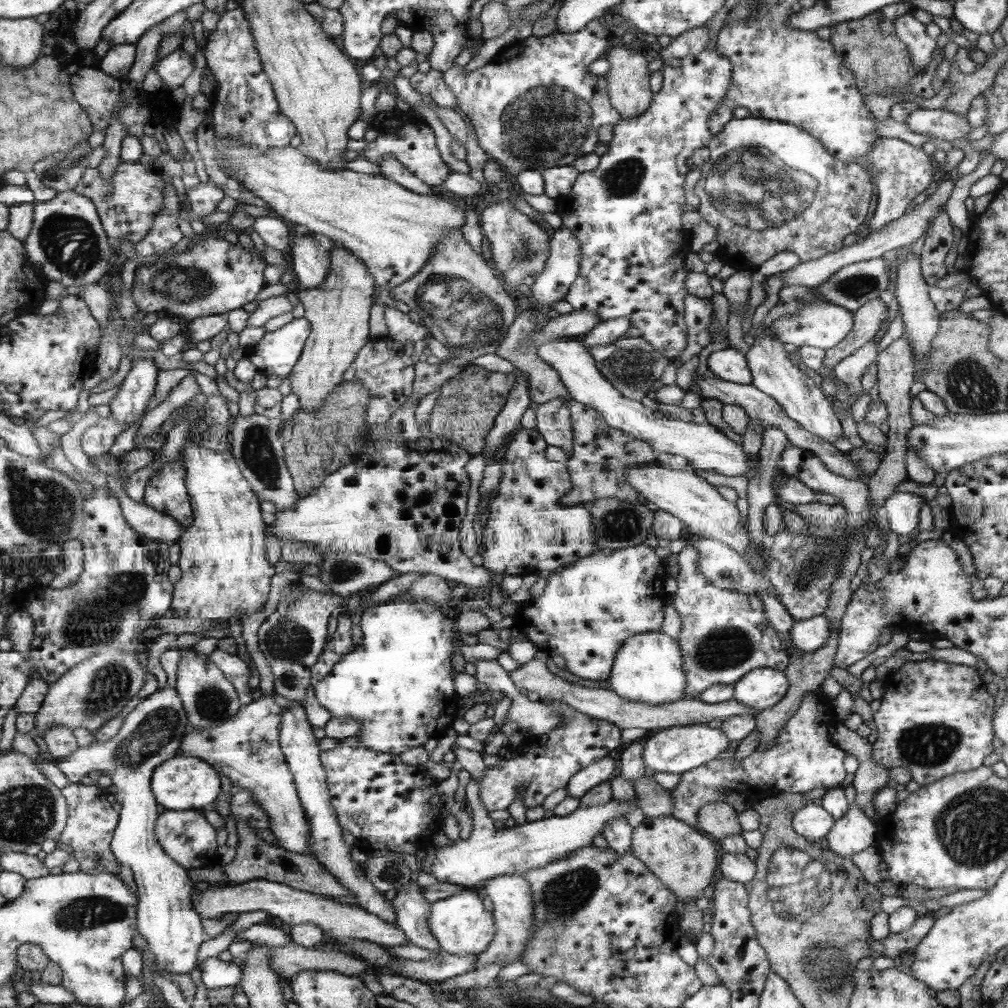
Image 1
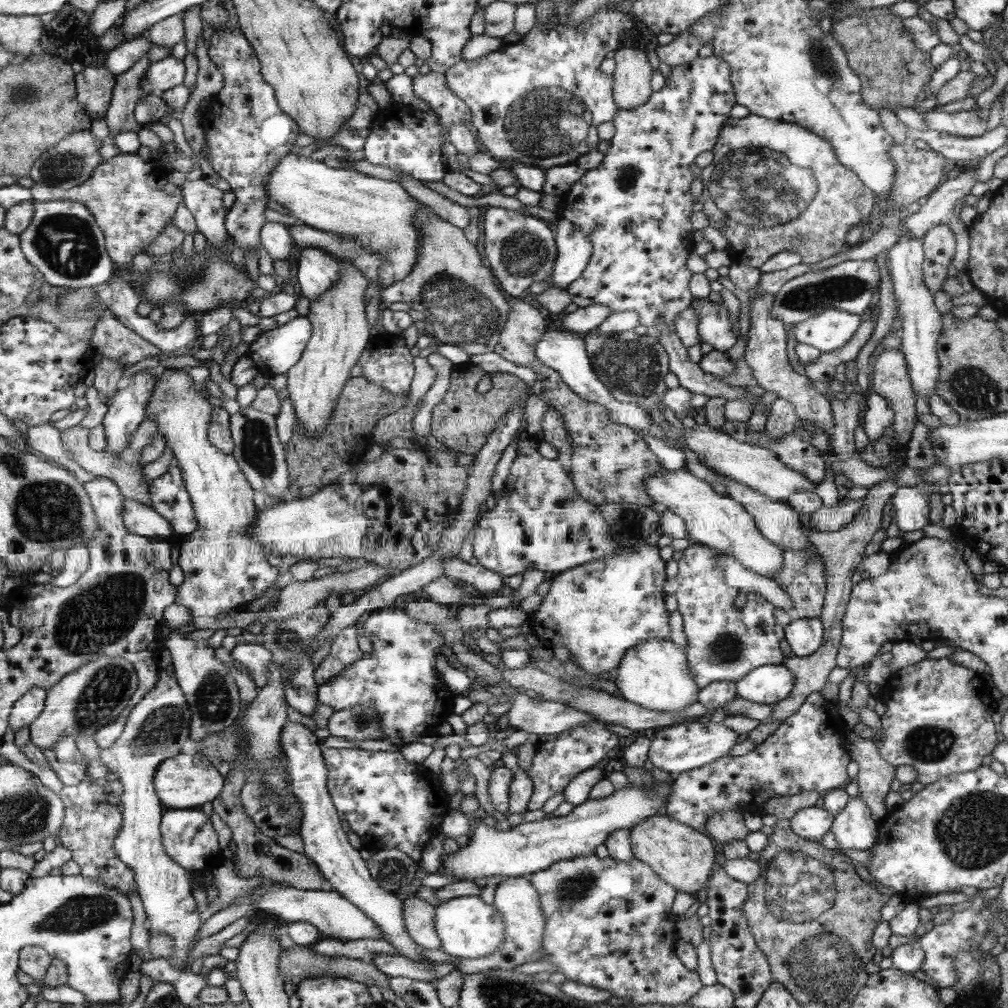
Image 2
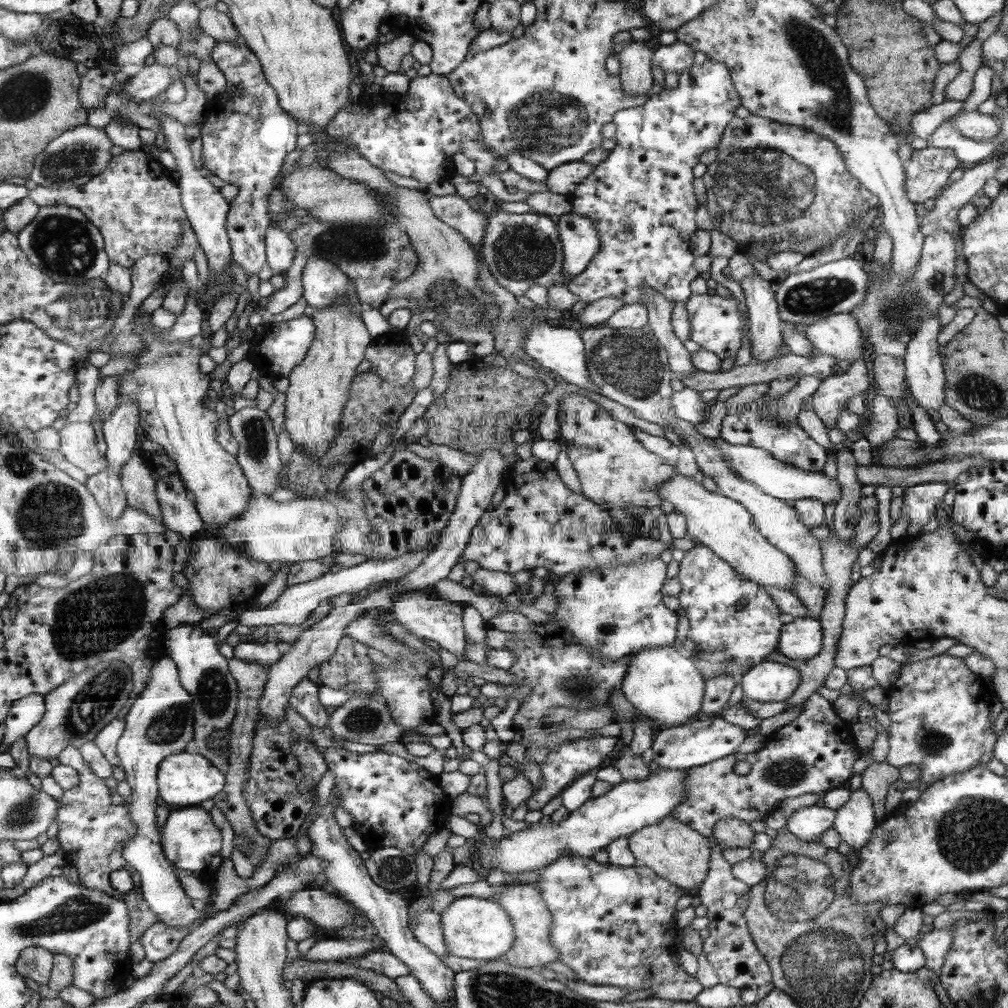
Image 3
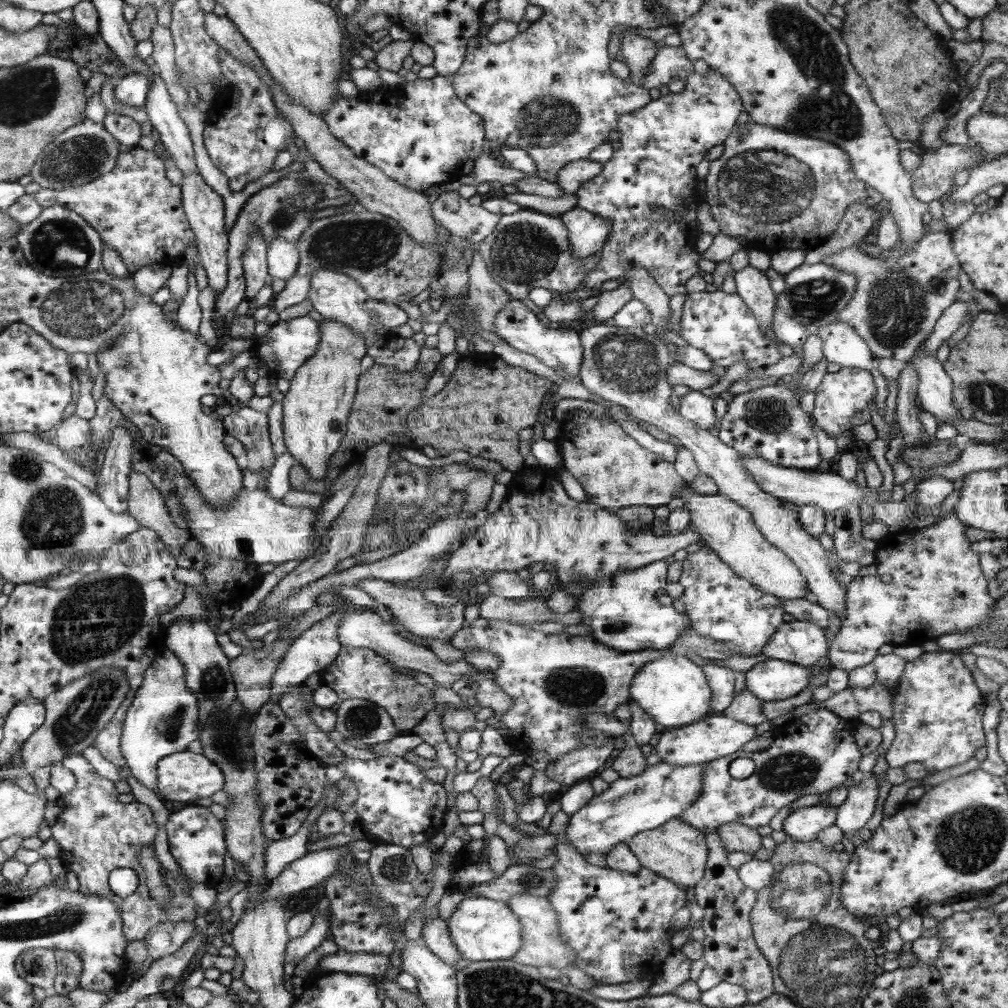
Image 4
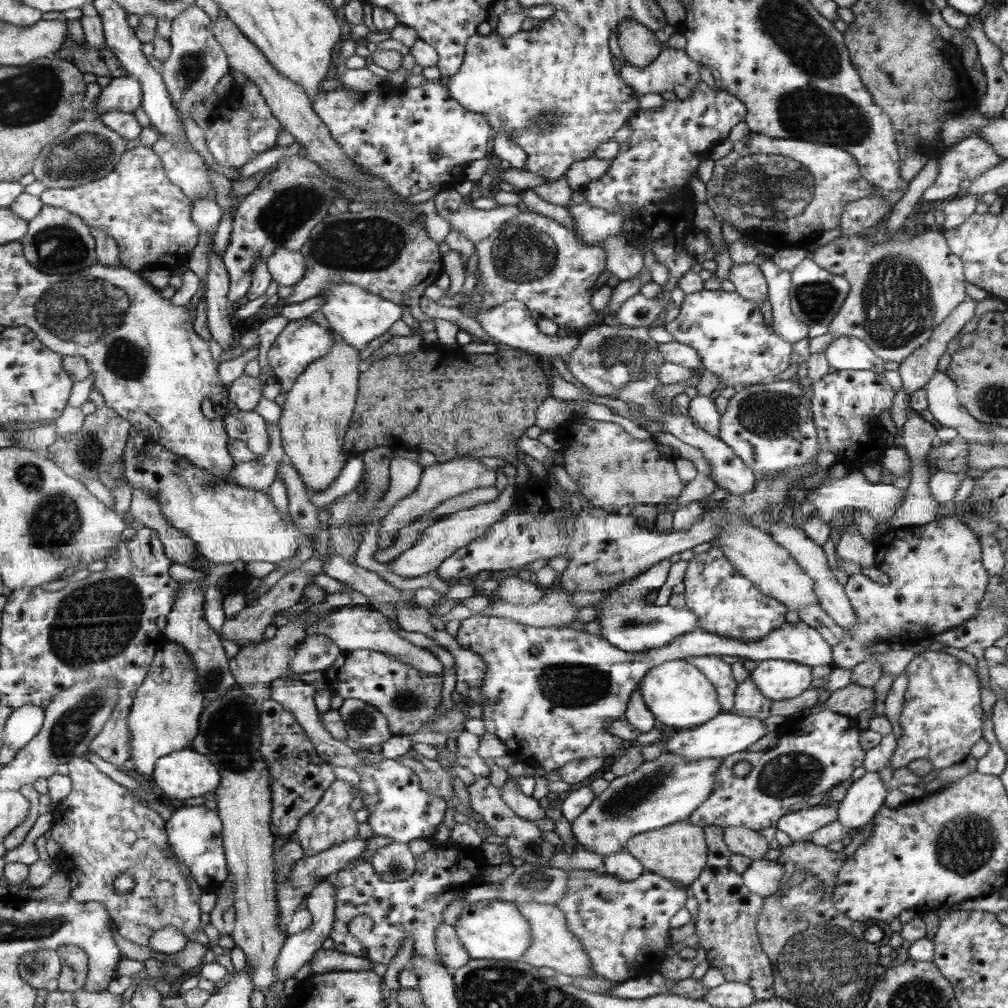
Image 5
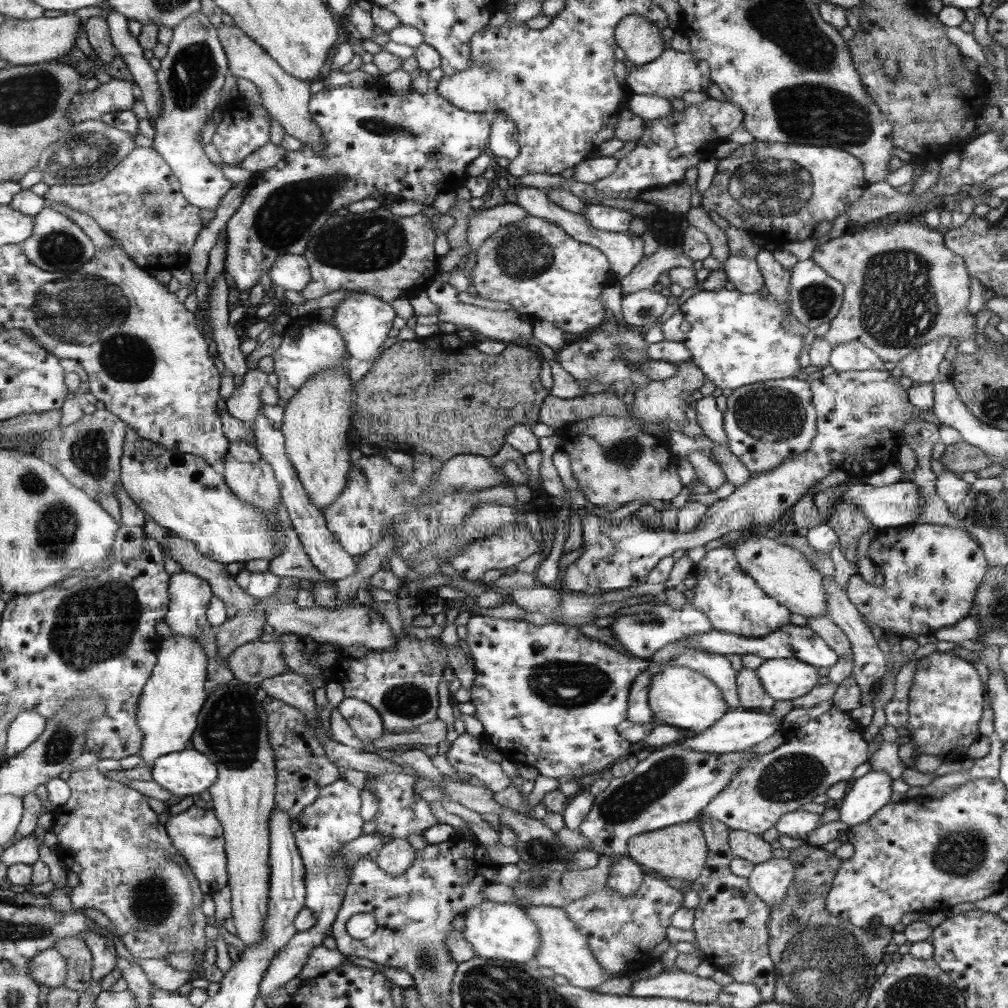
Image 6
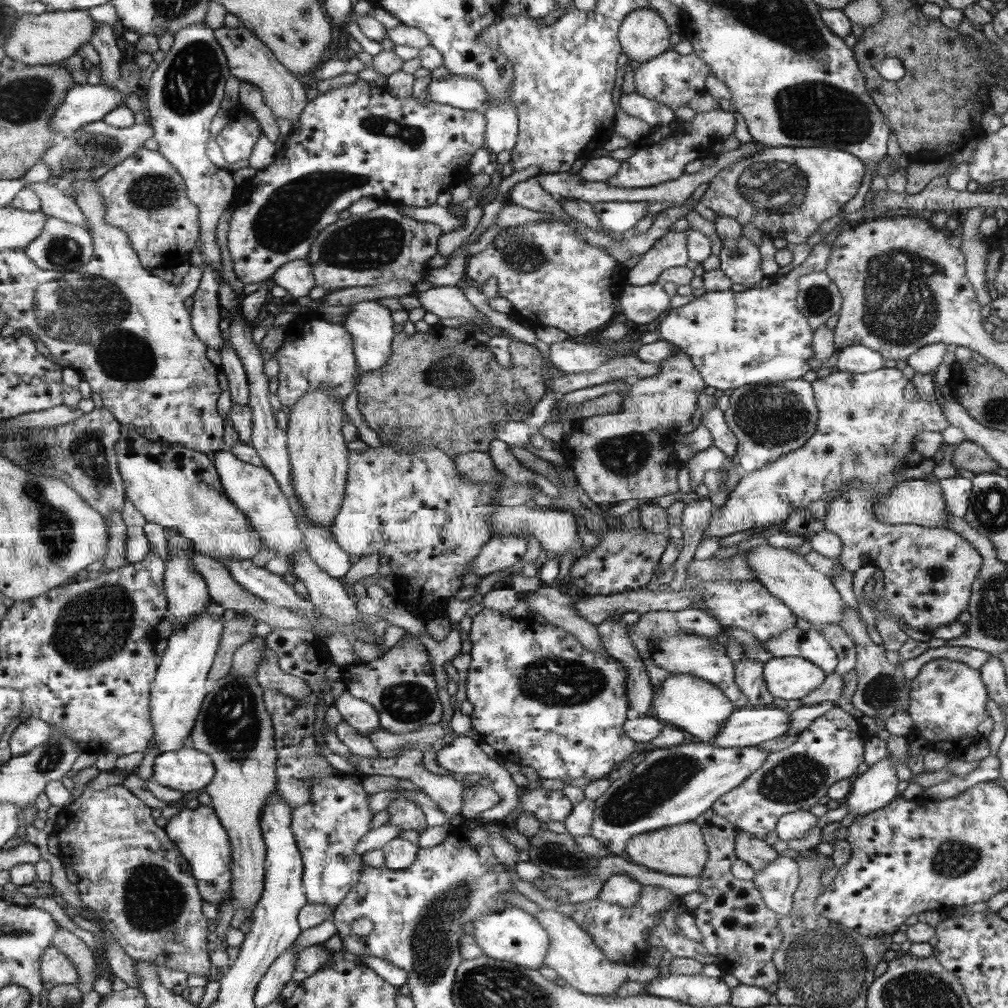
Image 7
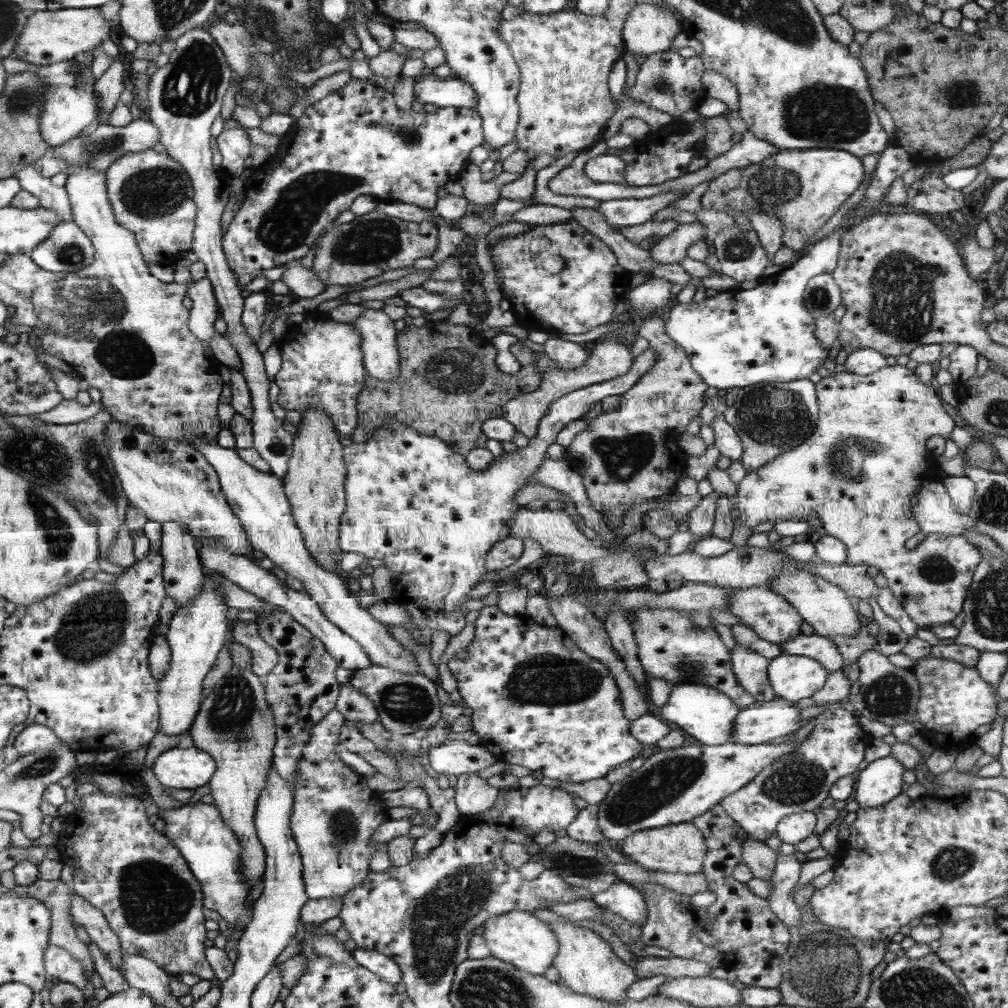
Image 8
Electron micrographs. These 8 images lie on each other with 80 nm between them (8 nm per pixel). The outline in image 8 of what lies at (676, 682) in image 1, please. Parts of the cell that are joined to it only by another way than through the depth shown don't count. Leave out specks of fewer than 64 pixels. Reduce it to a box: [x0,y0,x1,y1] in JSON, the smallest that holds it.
[655,682,741,746]

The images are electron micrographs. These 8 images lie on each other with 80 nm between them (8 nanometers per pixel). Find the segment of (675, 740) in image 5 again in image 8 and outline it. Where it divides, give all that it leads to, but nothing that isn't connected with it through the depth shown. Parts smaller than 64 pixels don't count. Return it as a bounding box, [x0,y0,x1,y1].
[730,699,803,744]

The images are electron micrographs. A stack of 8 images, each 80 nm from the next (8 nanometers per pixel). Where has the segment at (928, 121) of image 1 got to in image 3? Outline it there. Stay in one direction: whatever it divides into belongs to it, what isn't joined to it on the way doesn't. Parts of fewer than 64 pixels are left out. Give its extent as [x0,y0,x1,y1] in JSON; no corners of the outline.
[947,112,1001,142]

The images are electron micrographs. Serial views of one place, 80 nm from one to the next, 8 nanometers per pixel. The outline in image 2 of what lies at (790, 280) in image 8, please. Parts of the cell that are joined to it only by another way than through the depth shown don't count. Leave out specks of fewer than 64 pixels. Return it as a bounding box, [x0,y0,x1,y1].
[694,299,738,353]

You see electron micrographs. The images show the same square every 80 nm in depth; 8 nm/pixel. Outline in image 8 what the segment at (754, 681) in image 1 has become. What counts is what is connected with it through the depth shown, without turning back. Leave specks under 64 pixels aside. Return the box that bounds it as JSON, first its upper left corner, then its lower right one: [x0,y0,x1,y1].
[767,653,829,703]

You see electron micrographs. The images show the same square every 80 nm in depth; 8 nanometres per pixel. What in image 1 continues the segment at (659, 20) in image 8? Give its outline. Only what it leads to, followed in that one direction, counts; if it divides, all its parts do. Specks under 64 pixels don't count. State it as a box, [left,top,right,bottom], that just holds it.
[604,41,653,120]

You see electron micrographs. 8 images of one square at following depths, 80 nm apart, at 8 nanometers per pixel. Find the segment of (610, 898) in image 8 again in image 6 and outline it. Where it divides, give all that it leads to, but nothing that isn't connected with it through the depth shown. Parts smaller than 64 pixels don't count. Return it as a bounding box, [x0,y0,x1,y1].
[606,854,645,896]

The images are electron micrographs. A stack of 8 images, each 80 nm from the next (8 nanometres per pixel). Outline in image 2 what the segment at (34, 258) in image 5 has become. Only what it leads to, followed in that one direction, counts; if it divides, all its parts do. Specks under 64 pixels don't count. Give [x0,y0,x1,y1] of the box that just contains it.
[19,200,117,289]

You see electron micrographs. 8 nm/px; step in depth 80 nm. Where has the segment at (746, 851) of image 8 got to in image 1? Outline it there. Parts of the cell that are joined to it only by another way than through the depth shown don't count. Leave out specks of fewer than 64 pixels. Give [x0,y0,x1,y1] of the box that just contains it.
[694,800,743,841]

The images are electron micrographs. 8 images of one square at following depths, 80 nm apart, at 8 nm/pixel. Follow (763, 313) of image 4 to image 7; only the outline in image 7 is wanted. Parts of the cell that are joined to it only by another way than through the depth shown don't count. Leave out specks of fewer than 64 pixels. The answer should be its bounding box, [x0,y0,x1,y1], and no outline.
[718,235,765,289]

